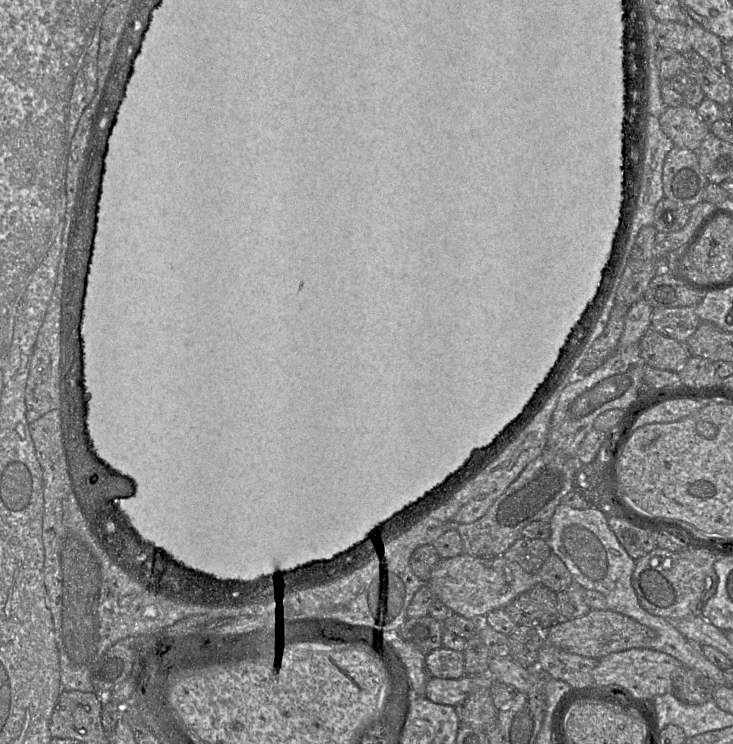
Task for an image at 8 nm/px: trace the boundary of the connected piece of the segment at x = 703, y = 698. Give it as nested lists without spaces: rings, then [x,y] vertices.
[[[681,666],[674,672],[673,695],[689,705],[701,705],[713,700],[715,685],[695,668]]]

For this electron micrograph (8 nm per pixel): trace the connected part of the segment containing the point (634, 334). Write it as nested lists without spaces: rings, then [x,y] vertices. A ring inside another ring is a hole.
[[[644,298],[630,306],[618,348],[628,348],[630,345],[639,344],[642,337],[651,328],[652,310],[653,308]]]

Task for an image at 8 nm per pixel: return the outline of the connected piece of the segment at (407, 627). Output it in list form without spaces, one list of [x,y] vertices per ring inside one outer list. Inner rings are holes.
[[[431,616],[408,618],[398,629],[398,635],[413,643],[425,655],[442,647],[443,622]]]

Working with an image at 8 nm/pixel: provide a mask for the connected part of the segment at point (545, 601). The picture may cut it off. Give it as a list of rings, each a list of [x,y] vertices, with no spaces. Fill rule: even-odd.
[[[541,583],[521,593],[504,607],[517,626],[549,630],[560,621],[557,593]]]

